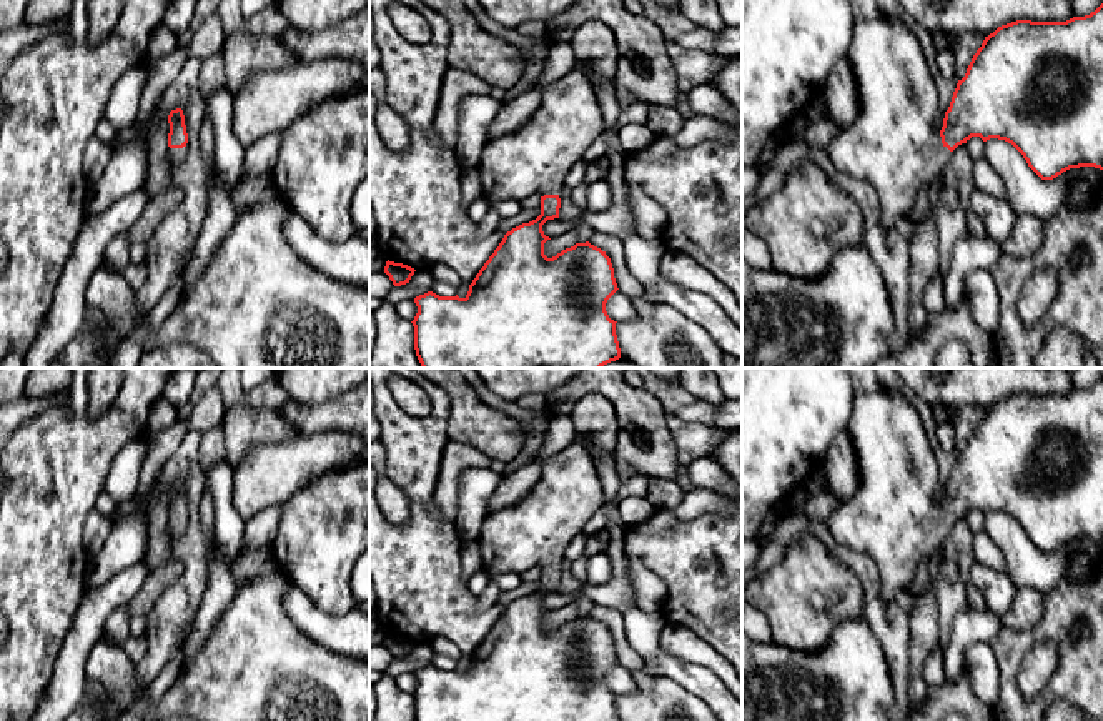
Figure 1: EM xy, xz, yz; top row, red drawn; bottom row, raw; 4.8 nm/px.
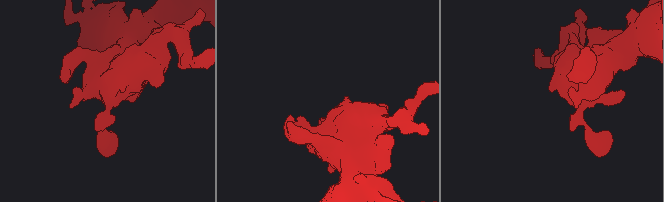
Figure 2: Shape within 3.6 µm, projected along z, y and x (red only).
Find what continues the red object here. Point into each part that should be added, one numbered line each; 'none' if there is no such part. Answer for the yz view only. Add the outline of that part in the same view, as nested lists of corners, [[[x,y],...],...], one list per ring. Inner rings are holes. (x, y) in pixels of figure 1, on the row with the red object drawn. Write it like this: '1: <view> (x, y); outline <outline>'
1: yz (894, 144); outline [[[887,13],[855,20],[845,55],[860,92],[860,113],[827,145],[827,152],[842,173],[875,188],[880,221],[893,226],[913,210],[918,193],[940,178],[952,158],[937,128],[938,92],[917,35]]]

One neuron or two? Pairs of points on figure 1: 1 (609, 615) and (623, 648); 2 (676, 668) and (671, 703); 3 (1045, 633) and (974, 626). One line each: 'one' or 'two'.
1: one
2: two
3: two

